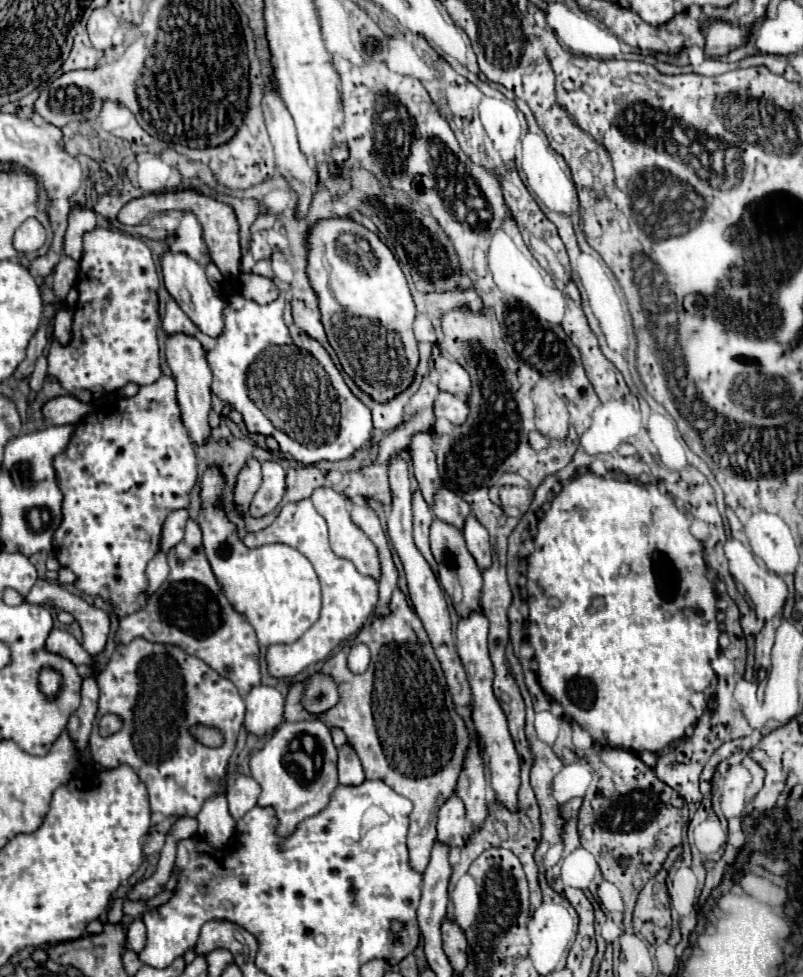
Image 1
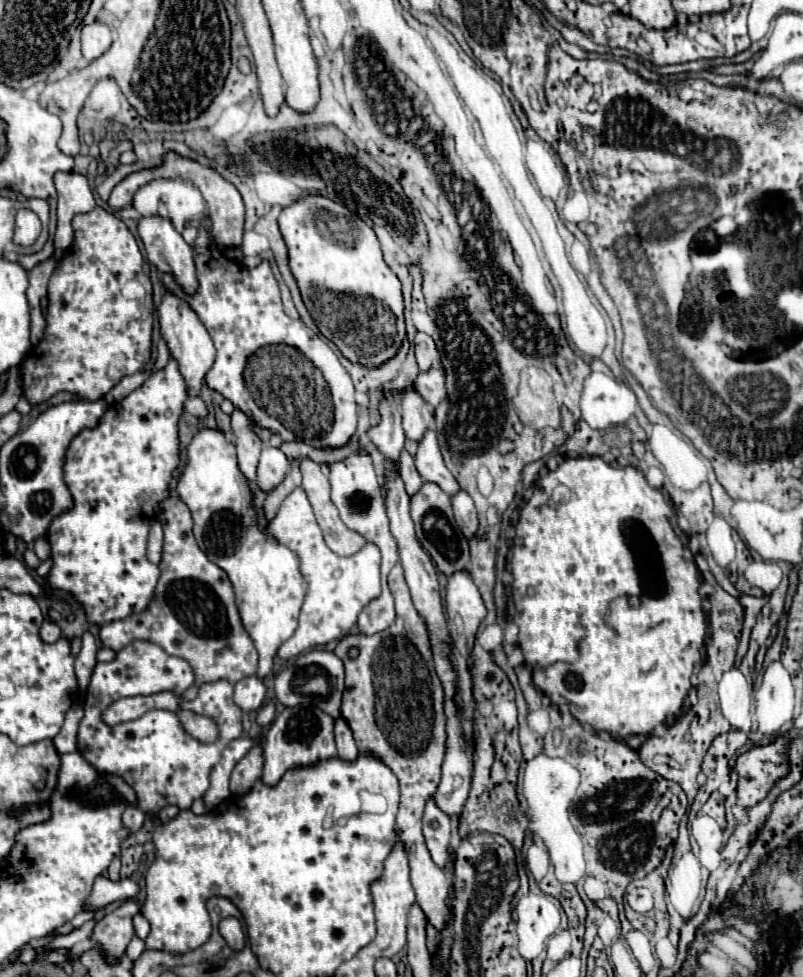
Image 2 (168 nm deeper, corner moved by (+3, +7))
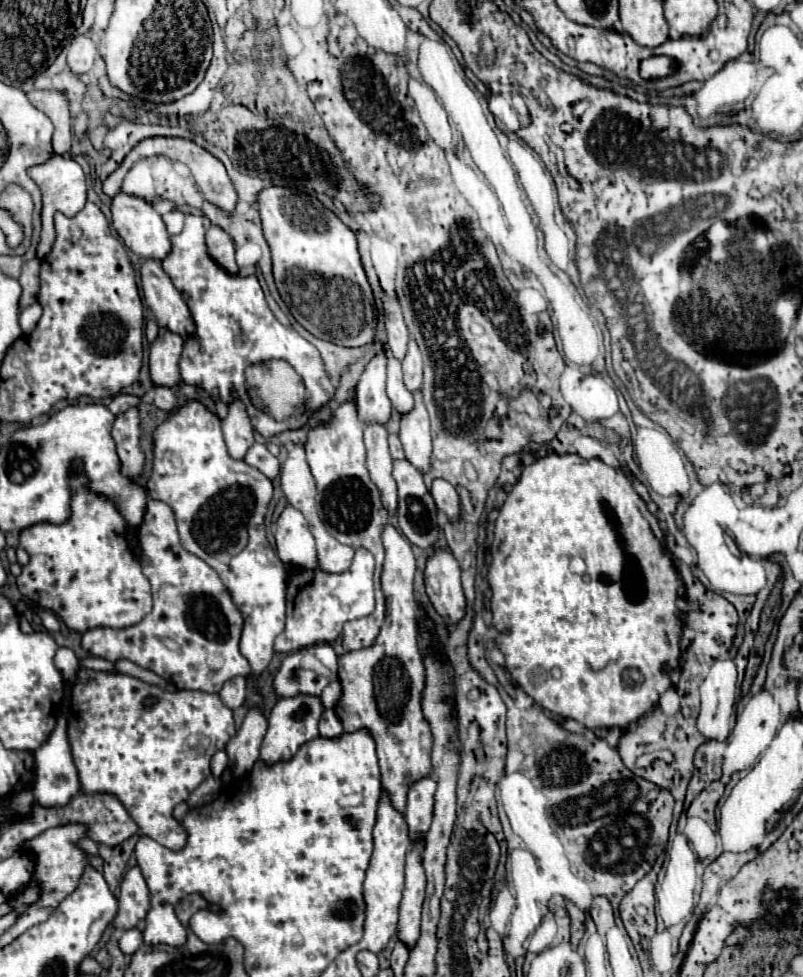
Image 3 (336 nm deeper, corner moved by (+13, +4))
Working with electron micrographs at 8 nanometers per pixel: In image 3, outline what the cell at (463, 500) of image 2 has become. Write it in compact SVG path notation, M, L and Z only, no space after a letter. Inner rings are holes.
M433 480L431 496L433 496L439 512L445 514L449 522L459 520L459 514L461 514L459 494L457 494L457 490L449 482L445 482L445 480Z

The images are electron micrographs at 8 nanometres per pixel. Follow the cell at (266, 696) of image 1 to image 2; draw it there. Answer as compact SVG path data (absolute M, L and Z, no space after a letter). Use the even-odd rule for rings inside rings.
M245 677L235 683L233 701L243 711L257 711L265 703L265 685L257 677Z

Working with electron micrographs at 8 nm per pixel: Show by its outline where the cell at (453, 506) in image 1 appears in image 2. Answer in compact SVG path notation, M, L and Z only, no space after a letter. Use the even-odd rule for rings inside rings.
M427 429L425 435L421 437L421 441L417 443L415 467L425 481L433 481L433 483L441 485L441 489L447 495L457 493L459 485L457 485L455 477L451 475L451 471L443 463L443 457L441 457L441 451L437 445L437 433L433 429Z

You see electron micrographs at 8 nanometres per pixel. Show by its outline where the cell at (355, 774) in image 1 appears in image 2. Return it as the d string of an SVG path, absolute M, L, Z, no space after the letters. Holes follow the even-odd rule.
M343 717L335 719L335 743L337 743L337 755L345 761L353 761L357 757L357 745L351 735L351 727Z

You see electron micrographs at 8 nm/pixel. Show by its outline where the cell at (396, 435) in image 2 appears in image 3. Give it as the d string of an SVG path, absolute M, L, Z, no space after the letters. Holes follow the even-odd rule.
M383 354L375 356L355 390L355 404L359 408L359 420L363 424L389 424L391 402L385 392L387 384L387 358Z

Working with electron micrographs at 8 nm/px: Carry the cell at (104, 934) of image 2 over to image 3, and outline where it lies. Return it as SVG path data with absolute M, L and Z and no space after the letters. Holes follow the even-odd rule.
M131 868L121 882L119 894L119 910L113 920L113 926L119 930L131 930L139 920L145 918L149 910L149 890L139 872L139 868Z

